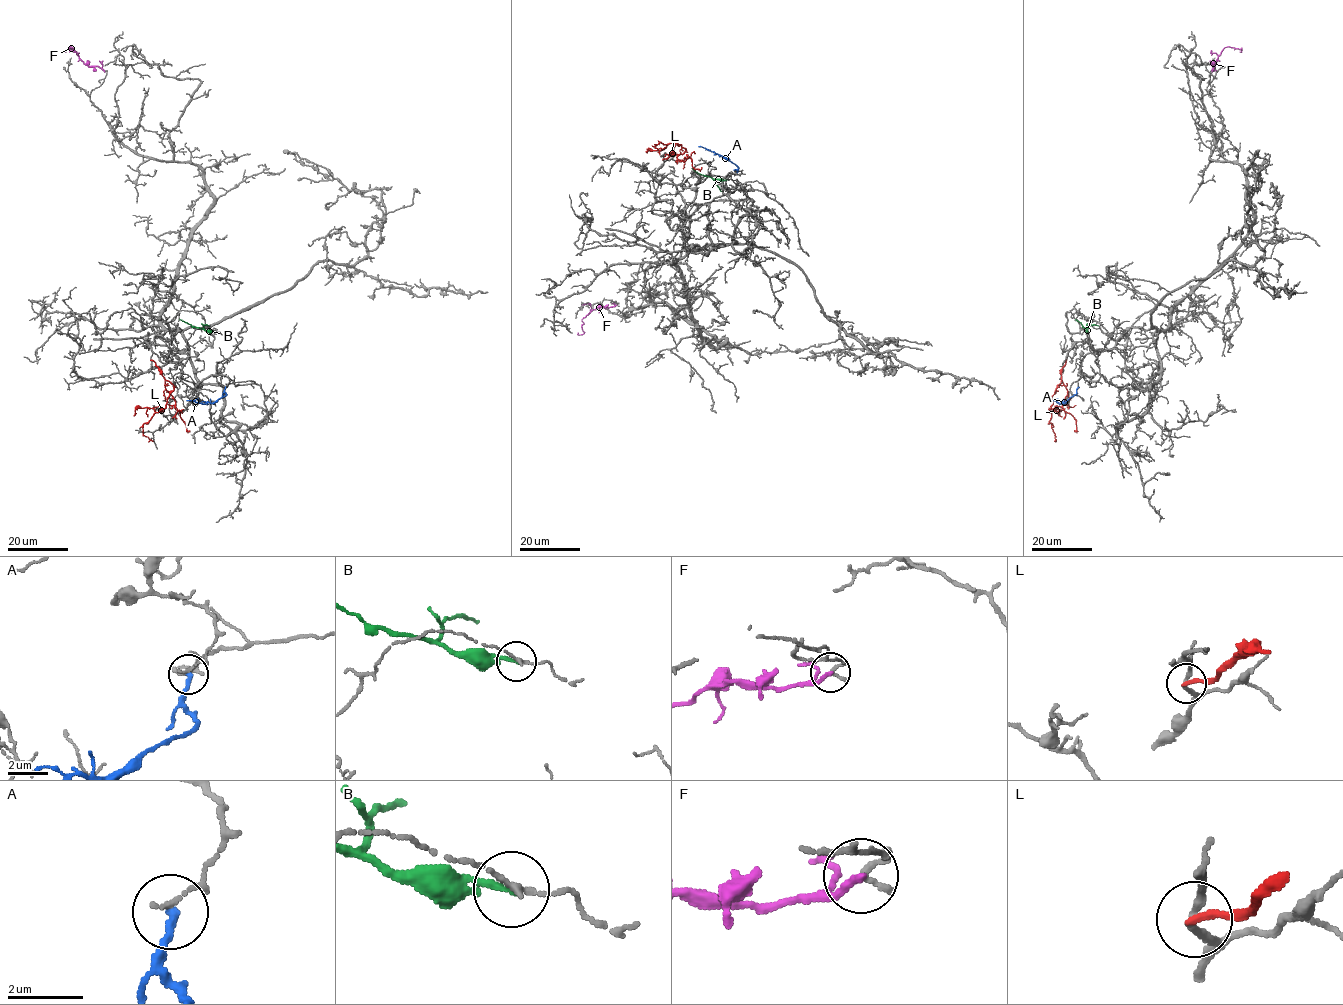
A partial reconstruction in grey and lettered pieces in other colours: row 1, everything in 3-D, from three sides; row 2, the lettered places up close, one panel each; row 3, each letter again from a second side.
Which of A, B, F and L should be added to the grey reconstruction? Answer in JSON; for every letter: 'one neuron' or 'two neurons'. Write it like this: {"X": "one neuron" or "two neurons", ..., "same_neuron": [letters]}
{"A": "two neurons", "B": "two neurons", "F": "two neurons", "L": "two neurons", "same_neuron": []}

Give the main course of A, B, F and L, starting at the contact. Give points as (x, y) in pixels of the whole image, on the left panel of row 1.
A: (225, 387), (226, 394), (214, 402), (186, 400)
B: (215, 332), (179, 319)
F: (104, 70), (86, 65), (72, 46), (66, 52)
L: (150, 360), (173, 385), (163, 409), (143, 425), (143, 434), (153, 441)

